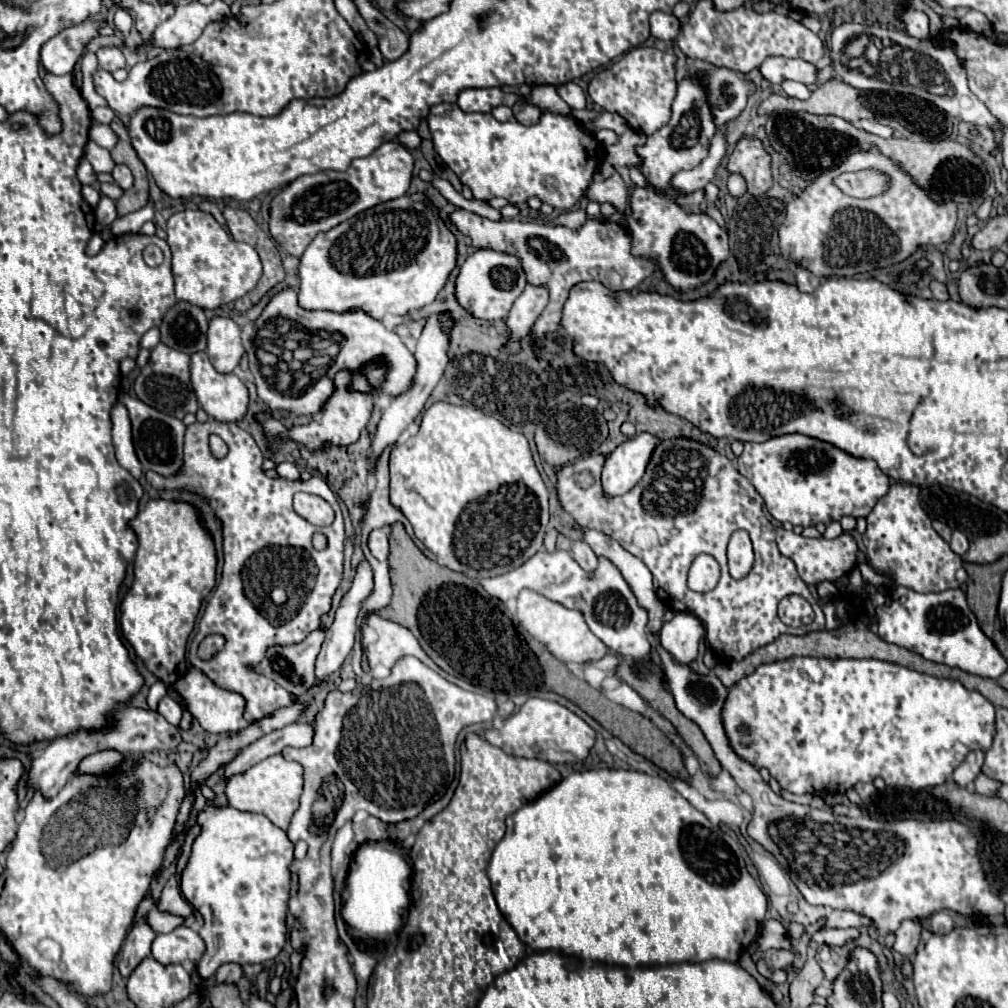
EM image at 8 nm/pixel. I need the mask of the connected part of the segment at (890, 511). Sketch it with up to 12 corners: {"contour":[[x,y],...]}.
{"contour":[[914,484],[866,516],[874,572],[916,592],[960,588],[962,558]]}

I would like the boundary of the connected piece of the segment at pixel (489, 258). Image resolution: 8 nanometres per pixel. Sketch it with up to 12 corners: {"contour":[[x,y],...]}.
{"contour":[[466,258],[458,304],[478,320],[506,320],[526,288],[518,258]]}

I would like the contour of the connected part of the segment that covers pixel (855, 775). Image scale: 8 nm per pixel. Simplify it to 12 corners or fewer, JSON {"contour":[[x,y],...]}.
{"contour":[[884,660],[758,666],[722,712],[794,794],[922,790],[994,706]]}

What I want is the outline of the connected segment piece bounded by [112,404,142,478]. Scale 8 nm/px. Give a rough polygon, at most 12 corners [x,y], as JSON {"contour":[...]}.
{"contour":[[122,404],[112,410],[116,458],[134,478],[142,466],[134,454],[130,418]]}

